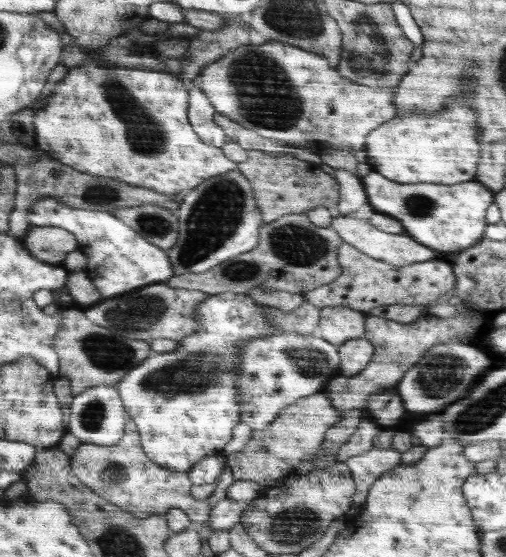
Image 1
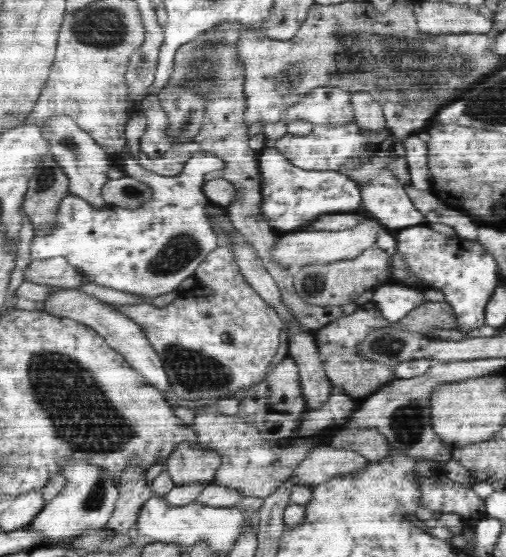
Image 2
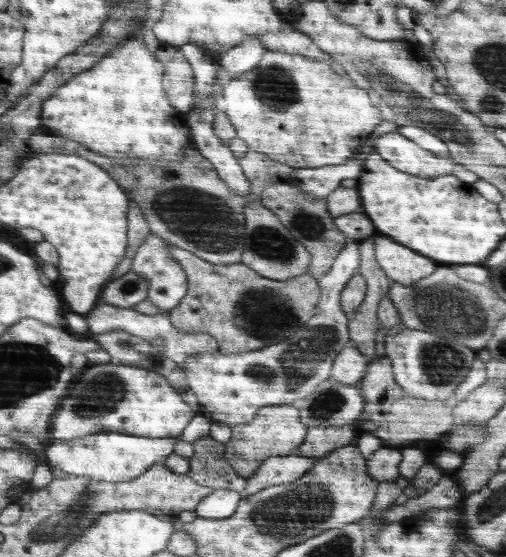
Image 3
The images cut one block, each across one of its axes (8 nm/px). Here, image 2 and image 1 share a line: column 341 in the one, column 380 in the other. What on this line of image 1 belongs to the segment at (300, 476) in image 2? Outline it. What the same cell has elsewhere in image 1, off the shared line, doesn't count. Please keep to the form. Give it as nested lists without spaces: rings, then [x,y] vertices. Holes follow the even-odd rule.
[[[373,446],[368,452],[345,460],[344,463],[349,466],[356,482],[355,509],[362,508],[375,480],[399,466],[400,457],[402,457],[402,453],[391,447],[377,448]]]

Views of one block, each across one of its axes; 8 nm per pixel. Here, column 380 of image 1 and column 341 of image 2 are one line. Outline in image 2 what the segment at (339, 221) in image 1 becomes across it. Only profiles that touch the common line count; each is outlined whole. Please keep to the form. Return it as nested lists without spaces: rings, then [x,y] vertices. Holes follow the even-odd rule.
[[[366,216],[355,228],[338,231],[301,230],[280,235],[277,247],[273,250],[273,258],[281,262],[286,269],[302,268],[304,265],[329,264],[340,260],[351,260],[360,256],[367,249],[375,247],[378,232],[384,231],[380,221]]]

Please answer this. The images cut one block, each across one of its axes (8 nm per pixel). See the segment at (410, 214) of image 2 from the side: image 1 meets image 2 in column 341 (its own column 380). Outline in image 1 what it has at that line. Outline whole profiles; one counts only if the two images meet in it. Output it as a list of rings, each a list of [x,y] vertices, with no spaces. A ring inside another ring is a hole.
[[[454,96],[442,112],[406,113],[375,128],[367,137],[368,166],[399,184],[454,185],[473,180],[480,159],[476,114],[460,96]]]

